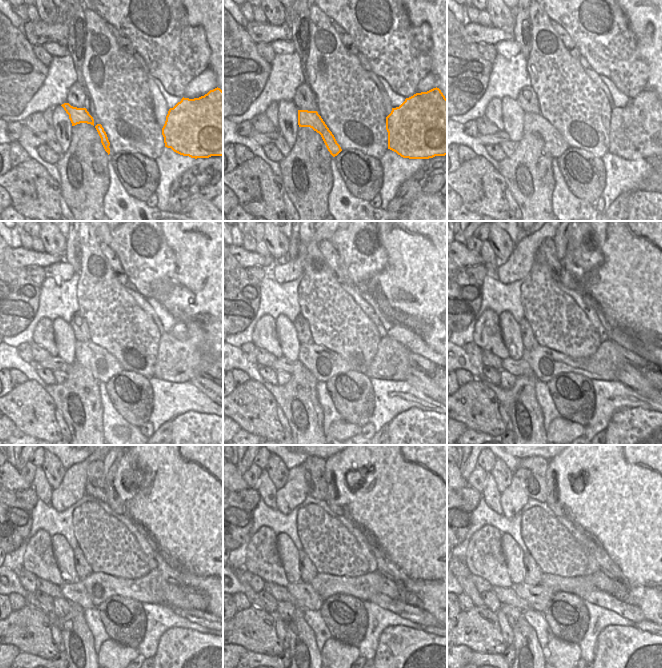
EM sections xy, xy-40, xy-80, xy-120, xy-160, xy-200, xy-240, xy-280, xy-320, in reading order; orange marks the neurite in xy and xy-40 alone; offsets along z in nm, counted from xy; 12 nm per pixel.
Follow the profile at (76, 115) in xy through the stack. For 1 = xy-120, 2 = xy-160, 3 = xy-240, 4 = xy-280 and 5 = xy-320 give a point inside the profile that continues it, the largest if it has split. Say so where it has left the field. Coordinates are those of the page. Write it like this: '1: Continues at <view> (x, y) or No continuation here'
1: Continues at xy-120 (103, 365)
2: Continues at xy-160 (323, 363)
3: Continues at xy-240 (148, 589)
4: Continues at xy-280 (364, 587)
5: Continues at xy-320 (579, 585).

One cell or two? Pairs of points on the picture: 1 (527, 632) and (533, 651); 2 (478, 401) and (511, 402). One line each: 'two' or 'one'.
1: one
2: two

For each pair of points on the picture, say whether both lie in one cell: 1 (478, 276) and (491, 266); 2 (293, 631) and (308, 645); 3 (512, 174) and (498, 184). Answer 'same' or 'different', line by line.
1: different
2: same
3: different

